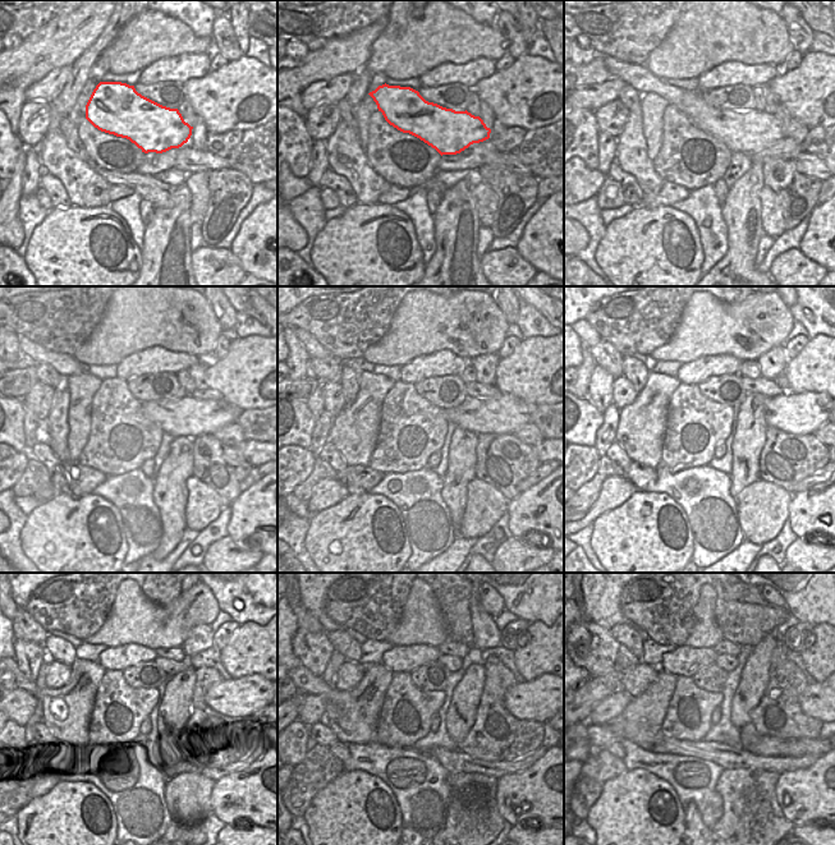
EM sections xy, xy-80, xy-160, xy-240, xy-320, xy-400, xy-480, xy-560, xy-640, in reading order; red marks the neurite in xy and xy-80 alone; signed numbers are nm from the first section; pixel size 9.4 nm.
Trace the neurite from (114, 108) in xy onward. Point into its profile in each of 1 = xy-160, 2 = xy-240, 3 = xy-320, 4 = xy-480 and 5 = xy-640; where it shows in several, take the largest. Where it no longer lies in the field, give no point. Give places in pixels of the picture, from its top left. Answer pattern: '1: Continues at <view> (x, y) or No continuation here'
1: Continues at xy-160 (751, 132)
2: Continues at xy-240 (189, 417)
3: Continues at xy-320 (504, 414)
4: Continues at xy-480 (235, 699)
5: Continues at xy-640 (824, 701)

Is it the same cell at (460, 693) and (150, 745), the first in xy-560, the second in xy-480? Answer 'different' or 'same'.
different

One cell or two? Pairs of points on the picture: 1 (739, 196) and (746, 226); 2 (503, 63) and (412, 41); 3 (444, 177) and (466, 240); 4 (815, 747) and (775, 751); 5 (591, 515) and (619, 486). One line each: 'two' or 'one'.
1: one
2: two
3: two
4: one
5: one

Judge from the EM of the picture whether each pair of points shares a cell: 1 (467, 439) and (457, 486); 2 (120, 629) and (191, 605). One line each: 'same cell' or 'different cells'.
1: same cell
2: same cell

